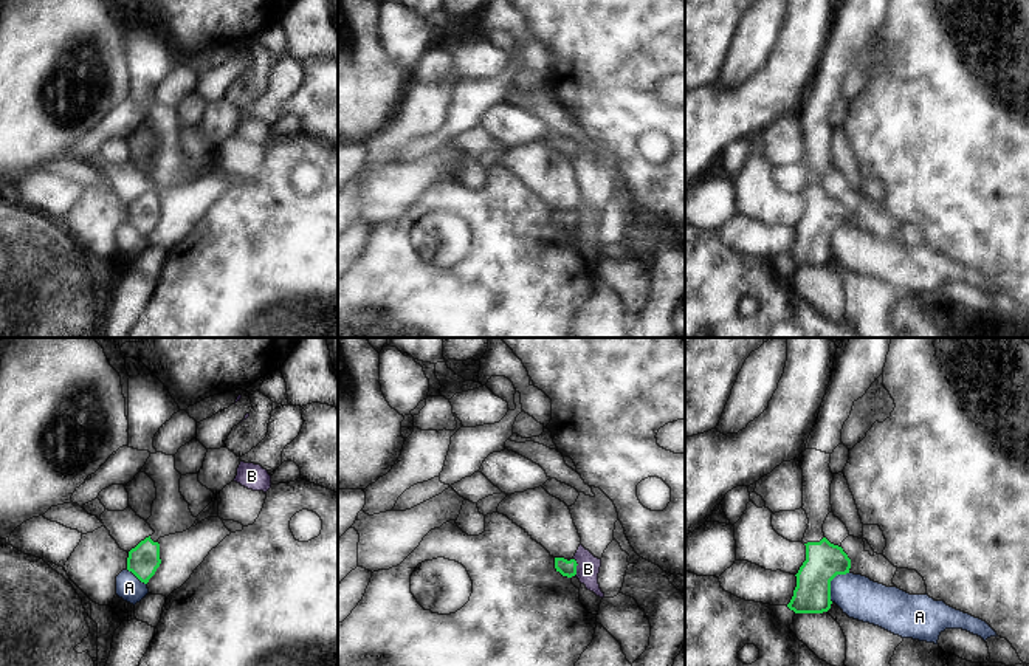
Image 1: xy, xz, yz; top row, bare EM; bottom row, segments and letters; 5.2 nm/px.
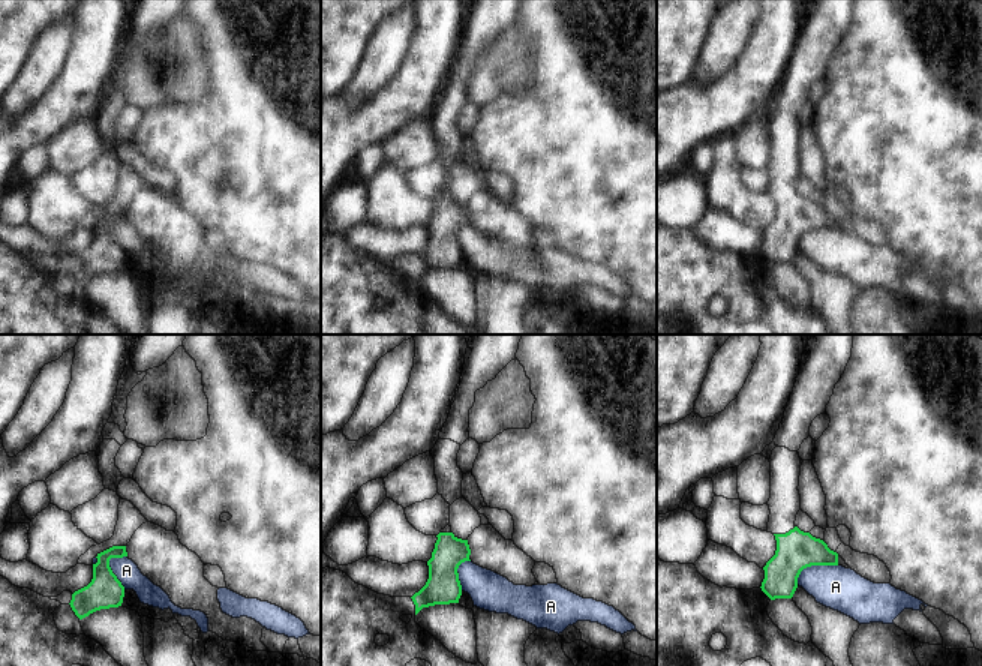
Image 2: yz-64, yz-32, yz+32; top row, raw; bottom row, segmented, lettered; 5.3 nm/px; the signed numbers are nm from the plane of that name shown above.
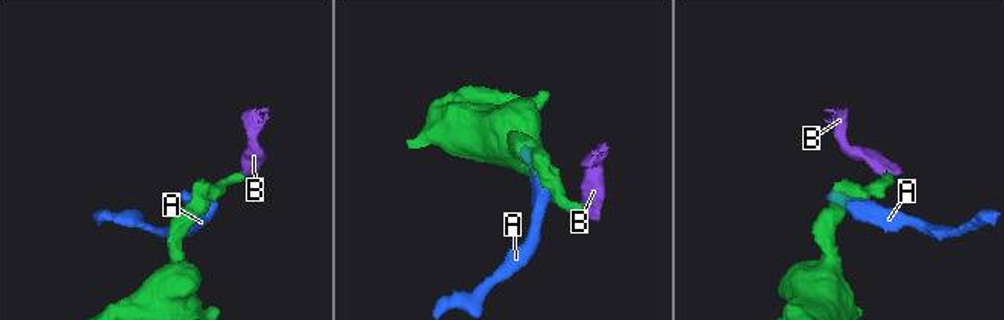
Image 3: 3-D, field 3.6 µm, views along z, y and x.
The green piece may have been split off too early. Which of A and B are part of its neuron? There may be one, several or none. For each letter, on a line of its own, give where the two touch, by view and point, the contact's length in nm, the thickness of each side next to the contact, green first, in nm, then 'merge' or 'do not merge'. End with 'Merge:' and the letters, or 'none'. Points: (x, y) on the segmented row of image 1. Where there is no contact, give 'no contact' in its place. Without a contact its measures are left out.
A: yz (829, 583) | 180 nm | 190/220 nm | do not merge
B: xz (575, 567) | 100 nm | 80/120 nm | do not merge
Merge: none

